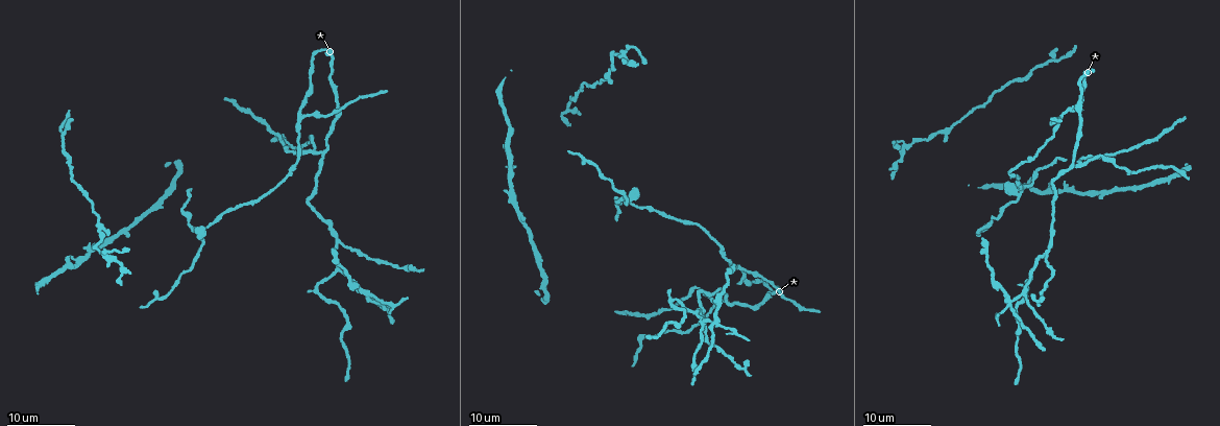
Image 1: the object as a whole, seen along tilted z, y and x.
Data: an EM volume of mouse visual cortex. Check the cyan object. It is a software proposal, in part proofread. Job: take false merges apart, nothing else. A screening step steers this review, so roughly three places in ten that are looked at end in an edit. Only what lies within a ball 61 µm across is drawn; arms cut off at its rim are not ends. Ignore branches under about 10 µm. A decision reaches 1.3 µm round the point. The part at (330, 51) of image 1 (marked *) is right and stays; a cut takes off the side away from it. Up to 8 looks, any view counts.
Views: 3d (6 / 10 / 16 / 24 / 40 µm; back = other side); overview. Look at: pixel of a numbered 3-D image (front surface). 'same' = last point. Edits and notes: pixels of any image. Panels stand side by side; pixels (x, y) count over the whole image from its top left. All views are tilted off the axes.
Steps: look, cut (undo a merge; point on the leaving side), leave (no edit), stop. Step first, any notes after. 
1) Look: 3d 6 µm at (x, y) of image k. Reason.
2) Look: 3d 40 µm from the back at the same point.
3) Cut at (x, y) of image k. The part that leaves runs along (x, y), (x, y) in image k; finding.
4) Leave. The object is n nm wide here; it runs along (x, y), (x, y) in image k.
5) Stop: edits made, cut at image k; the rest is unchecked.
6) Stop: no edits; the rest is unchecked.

Look: 3d 16 µm at (321, 154) of image 1. Three-way junction.

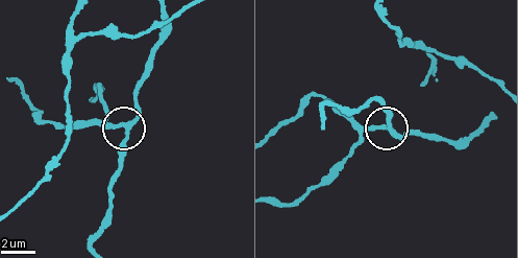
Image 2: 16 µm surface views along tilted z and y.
Look: 3d 10 µm at (121, 126) of image 2. Zoom in.

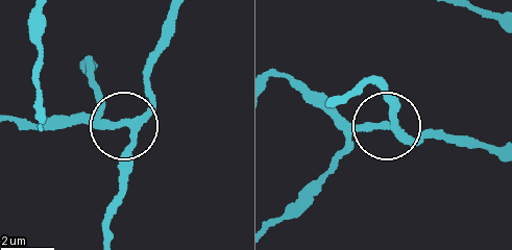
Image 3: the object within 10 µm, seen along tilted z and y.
Leave. The side arm is 45 µm long; it runs along (498, 149), (413, 139), (393, 125), (391, 99) in image 3; continuous, no second cell.

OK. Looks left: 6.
Look: 3d 16 µm at (305, 117) of image 1. Three-way junction.

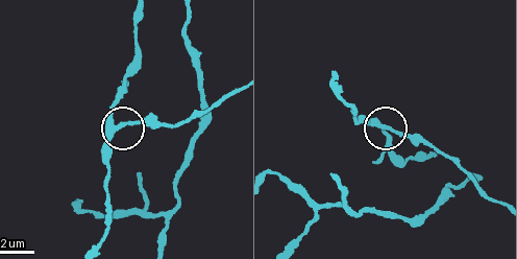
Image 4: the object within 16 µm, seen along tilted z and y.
Look: 3d 10 µm at (384, 125) of image 4. Closer look.

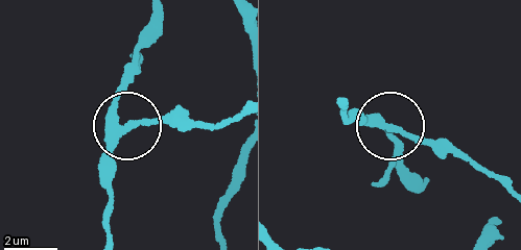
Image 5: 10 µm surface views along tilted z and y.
Cut at (150, 122) of image 5. 3 arms meet here; the part that leaves runs along (117, 129), (149, 122), (214, 129), (240, 115) in image 5; two cells meet here.

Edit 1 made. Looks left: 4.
Look: overview.

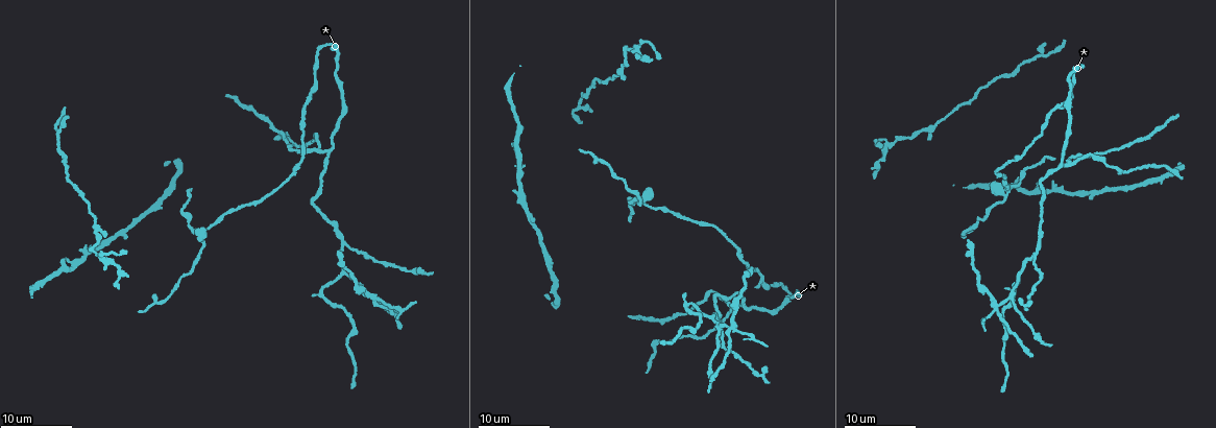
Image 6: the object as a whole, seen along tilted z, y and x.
Look: 3d 16 µm at (1034, 255) of image 6. Three arms meet.

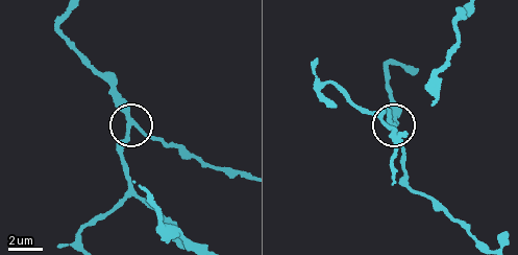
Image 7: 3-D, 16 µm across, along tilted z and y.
Leave. 3 arms meet here; it runs along (71, 13), (59, 29), (66, 45), (127, 121), (166, 143) in image 7; all the same cell.

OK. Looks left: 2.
Look: 3d 10 µm at (689, 303) of image 6. Two arms in line, one across.

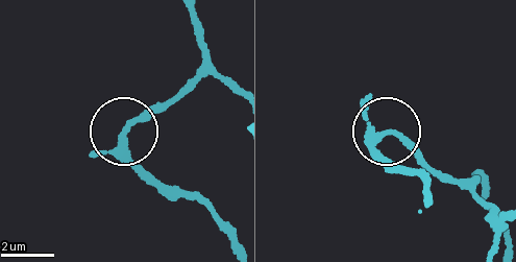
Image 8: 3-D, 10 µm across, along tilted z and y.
Look: 3d 6 µm at (381, 136) of image 8.

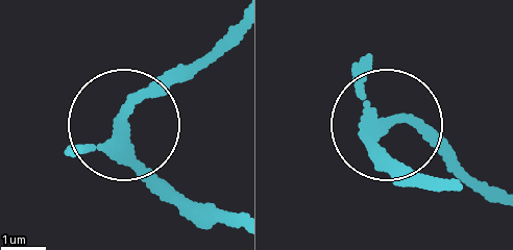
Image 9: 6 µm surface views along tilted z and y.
Leave. 3 arms meet here; it runs along (230, 36), (146, 97), (124, 129), (190, 220) in image 9; all the same cell.

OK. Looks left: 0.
Stop: edits made, cut at image 5; the rest is unchecked.

